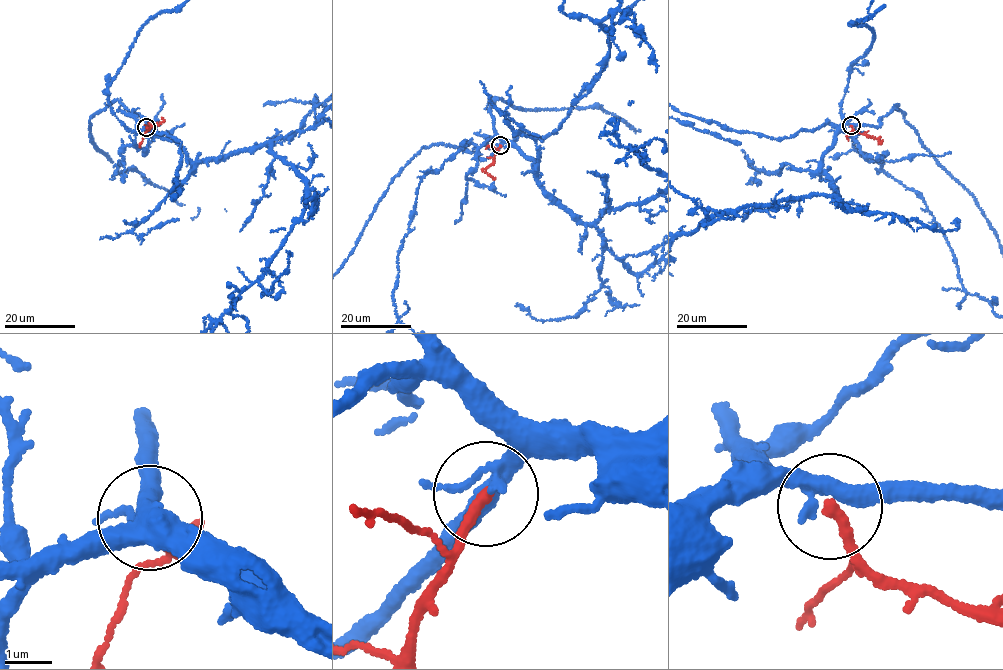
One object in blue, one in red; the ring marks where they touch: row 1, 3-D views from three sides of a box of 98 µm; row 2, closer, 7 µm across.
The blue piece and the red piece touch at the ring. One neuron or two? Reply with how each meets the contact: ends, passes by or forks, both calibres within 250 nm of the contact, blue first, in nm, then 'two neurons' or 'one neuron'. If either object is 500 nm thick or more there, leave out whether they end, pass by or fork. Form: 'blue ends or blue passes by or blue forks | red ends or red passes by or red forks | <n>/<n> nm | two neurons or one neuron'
blue forks | red ends | 280/240 nm | two neurons

